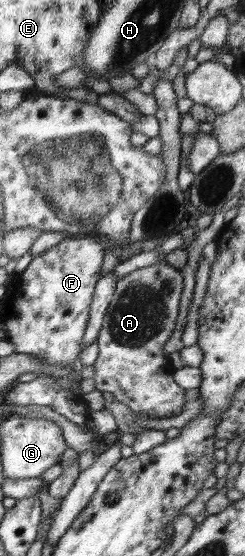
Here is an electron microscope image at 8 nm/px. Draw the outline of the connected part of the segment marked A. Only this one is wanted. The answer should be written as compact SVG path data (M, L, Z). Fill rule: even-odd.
M164 261L135 269L117 281L96 338L98 357L92 378L97 390L111 392L115 400L135 413L174 417L186 405L185 389L174 381L174 368L163 352L163 346L175 331L183 287L182 272Z

